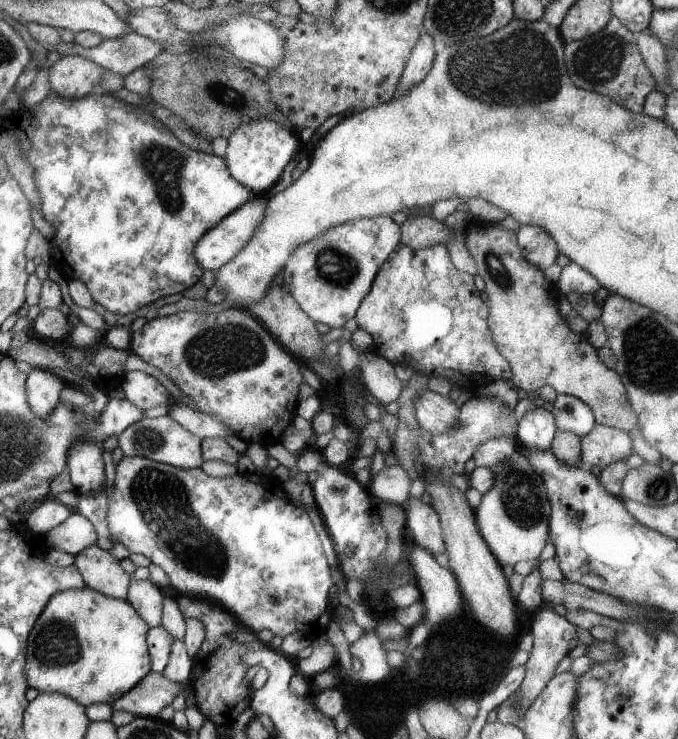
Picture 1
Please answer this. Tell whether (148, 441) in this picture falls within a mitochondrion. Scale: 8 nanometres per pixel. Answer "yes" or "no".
yes

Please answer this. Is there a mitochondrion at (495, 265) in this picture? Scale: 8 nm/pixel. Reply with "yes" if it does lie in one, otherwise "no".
yes

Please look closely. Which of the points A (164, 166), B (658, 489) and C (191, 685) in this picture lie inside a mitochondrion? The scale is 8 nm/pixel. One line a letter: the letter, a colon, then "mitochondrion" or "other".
A: mitochondrion
B: mitochondrion
C: other

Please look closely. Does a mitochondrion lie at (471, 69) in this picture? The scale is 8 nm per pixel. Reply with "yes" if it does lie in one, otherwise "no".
yes

